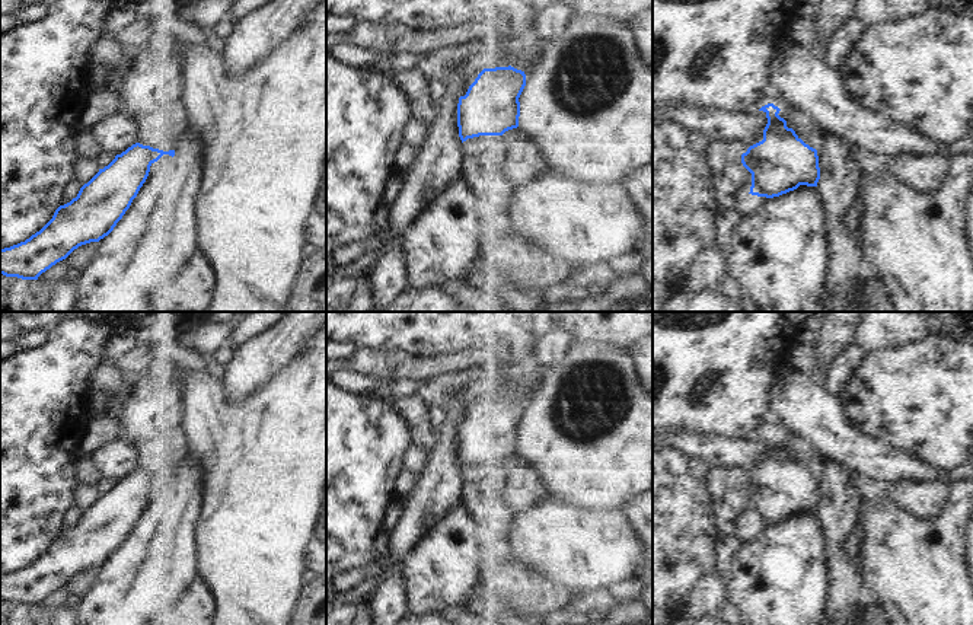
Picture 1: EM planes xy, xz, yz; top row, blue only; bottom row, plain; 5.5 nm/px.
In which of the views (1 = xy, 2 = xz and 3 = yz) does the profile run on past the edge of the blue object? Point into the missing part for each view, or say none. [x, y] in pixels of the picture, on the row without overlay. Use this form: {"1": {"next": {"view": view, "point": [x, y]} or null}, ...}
{"1": {"next": null}, "2": {"next": null}, "3": {"next": null}}

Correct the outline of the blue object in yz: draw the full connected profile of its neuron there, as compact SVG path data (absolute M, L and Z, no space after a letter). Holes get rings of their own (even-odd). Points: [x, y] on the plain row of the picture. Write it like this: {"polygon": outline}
{"polygon": "M773 430L762 433L768 444L763 456L763 466L750 472L741 481L743 492L752 500L752 522L773 524L789 517L797 516L800 511L817 513L820 506L817 476L805 471L792 455L787 453L787 447L781 444L779 434Z"}

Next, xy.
{"polygon": "M135 469L117 481L80 514L76 524L60 532L39 558L0 575L0 600L38 606L79 573L108 562L137 523L150 492L163 481L173 484L175 476L163 478Z"}

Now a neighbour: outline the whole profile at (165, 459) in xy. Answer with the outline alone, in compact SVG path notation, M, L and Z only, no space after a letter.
M184 441L137 447L137 469L163 478L179 475L192 462L194 452Z

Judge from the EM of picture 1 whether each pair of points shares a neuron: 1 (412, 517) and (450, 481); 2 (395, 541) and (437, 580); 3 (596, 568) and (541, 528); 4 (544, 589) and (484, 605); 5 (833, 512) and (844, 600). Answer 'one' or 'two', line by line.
1: one
2: two
3: one
4: two
5: one

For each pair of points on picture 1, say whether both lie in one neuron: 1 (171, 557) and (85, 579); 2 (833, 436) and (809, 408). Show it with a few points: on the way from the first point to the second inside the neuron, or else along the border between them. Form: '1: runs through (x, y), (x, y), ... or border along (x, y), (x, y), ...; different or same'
1: border along (98, 568), (95, 583), (77, 599); different
2: runs through (826, 429), (813, 415); same

